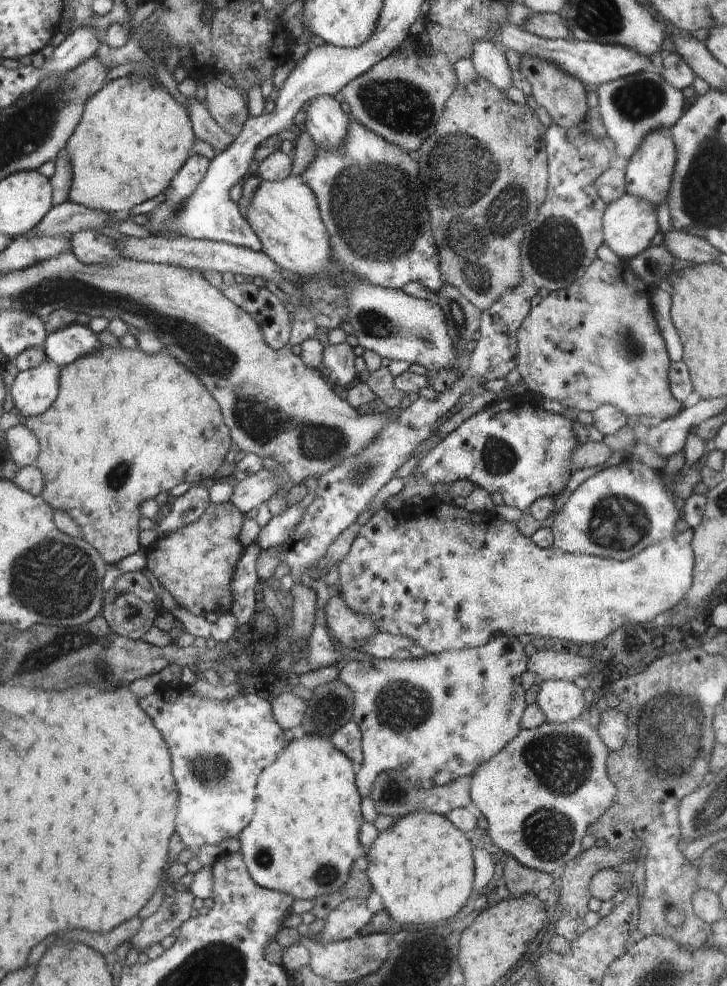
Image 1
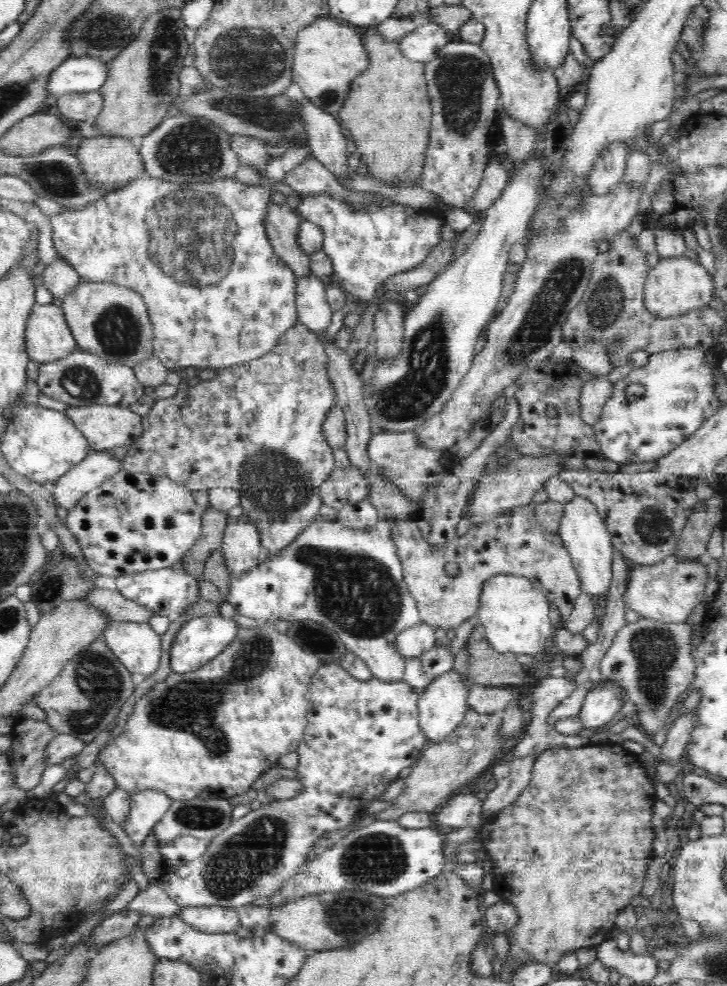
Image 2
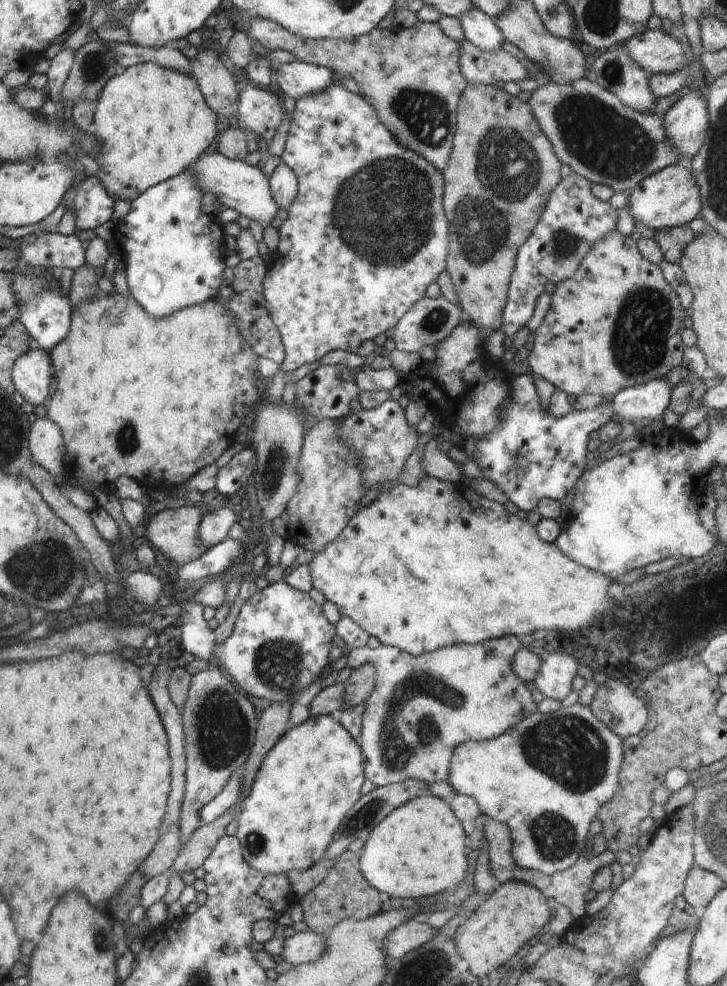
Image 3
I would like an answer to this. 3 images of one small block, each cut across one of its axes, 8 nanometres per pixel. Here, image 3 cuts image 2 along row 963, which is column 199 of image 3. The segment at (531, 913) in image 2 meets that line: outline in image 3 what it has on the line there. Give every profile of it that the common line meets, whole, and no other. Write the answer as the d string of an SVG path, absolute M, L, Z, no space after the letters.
M197 506L165 509L156 513L148 523L148 539L162 552L161 560L170 568L196 560L205 552L197 531L207 512Z

